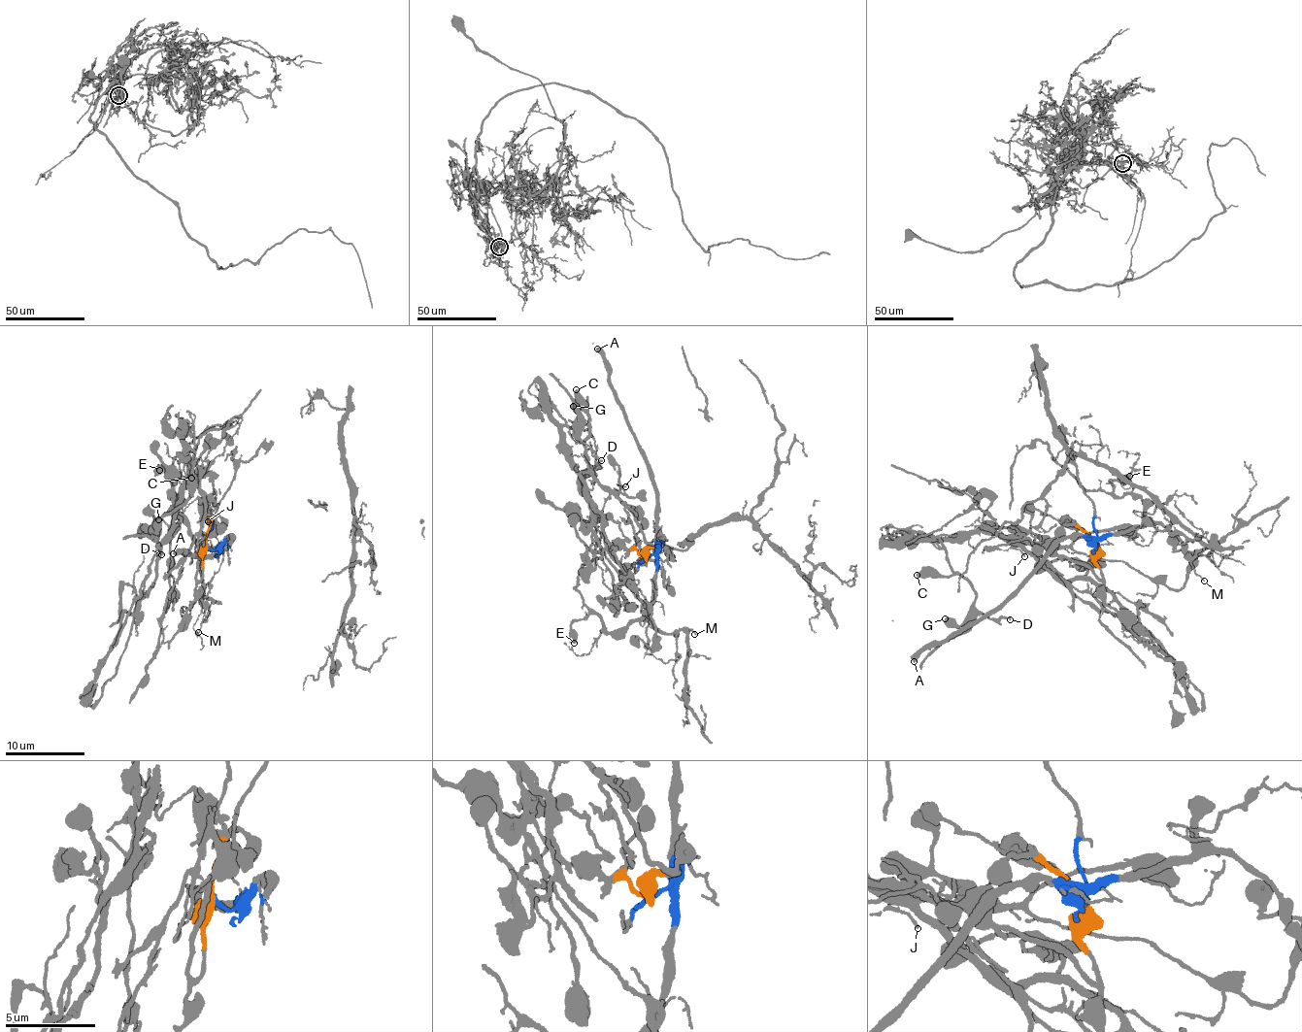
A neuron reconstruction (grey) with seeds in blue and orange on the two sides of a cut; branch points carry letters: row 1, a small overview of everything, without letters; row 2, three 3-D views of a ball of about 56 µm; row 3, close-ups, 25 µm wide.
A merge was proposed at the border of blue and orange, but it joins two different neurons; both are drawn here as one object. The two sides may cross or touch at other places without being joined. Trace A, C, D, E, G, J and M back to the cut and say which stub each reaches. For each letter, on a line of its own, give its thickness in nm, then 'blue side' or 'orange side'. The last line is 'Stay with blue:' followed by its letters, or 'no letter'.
A: 480 nm thick; blue side
C: 500 nm thick; orange side
D: 180 nm thick; orange side
E: 550 nm thick; blue side
G: 650 nm thick; orange side
J: 130 nm thick; orange side
M: 110 nm thick; blue side
Stay with blue: A, E, M

